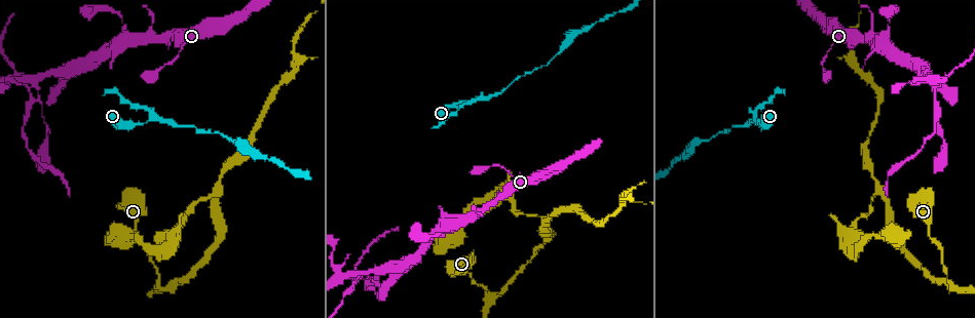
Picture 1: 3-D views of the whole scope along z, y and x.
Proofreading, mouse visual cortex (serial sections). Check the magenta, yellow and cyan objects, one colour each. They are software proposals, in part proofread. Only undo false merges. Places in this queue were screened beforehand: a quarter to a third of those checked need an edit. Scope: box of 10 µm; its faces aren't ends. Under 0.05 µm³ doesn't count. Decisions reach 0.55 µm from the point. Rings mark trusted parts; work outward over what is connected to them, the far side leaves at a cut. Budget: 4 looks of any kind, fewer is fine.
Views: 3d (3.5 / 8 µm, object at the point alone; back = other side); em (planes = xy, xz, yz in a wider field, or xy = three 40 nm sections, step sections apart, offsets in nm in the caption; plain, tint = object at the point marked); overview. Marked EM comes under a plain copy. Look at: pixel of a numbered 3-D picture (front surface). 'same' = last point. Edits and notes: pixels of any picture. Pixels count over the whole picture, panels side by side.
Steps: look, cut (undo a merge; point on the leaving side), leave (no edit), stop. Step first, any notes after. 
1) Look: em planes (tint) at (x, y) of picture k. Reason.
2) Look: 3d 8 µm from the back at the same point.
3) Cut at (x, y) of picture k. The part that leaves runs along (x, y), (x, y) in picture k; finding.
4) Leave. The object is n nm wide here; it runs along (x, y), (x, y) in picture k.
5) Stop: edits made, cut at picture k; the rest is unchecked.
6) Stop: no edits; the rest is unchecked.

Look: 3d 3.5 µm at (482, 96) of picture 1. Arms part here.

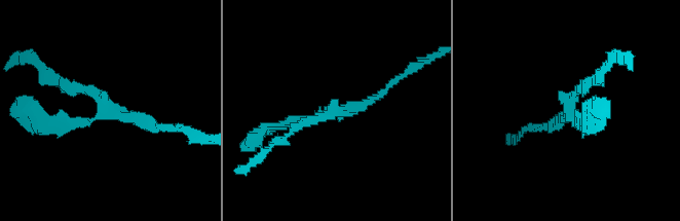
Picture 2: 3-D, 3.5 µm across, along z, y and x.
Look: em planes (tint) at (570, 116) of picture 2.

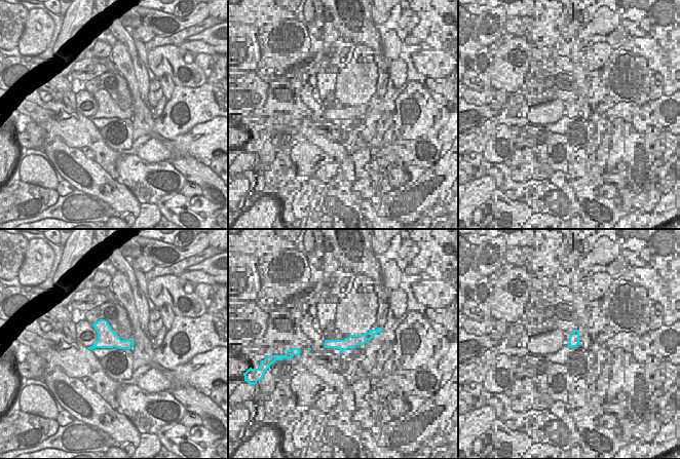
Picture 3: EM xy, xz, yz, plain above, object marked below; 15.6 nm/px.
Leave. It runs along (271, 126), (360, 108), (393, 81) in picture 2; one cell here.

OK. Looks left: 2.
Look: 3d 3.5 µm at (159, 286) of picture 1. Sharp bend.

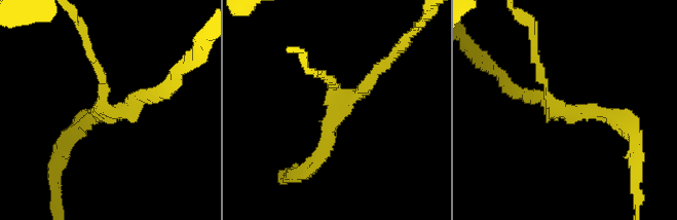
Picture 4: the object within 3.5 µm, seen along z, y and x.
Look: em xy step 5 (tint) at (556, 108) of picture 4. Need the tissue.

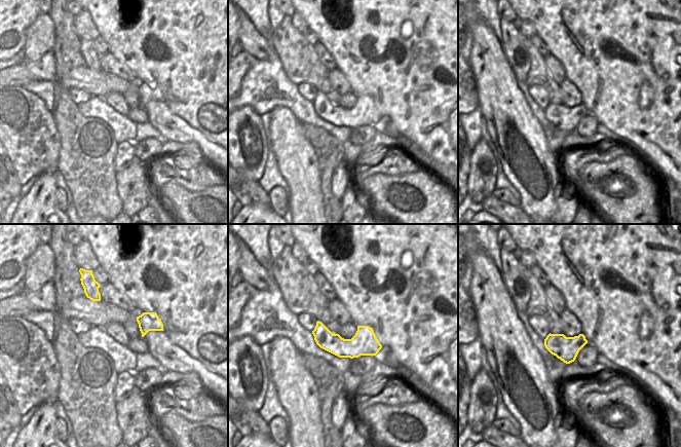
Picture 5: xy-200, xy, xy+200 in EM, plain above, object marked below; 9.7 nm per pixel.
Leave. It runs along (88, 47), (107, 110), (151, 95) in picture 4; continuous, no second cell.

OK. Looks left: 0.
Stop: no edits; the rest is unchecked.

